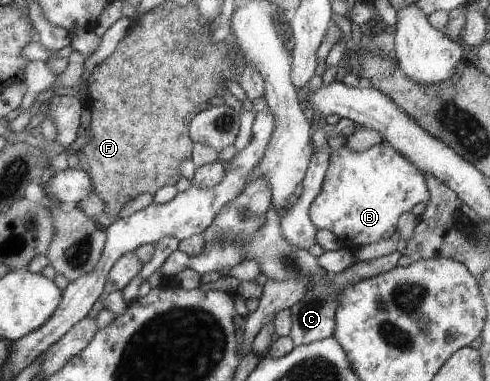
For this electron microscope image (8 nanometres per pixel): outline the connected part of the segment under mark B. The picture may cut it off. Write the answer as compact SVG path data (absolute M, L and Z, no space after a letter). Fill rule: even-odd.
M381 140L360 152L350 150L344 145L330 150L321 187L309 204L308 214L315 230L330 230L344 248L354 251L364 244L390 238L396 230L396 218L402 212L410 211L417 202L425 203L428 199L428 183L422 172L408 158Z

